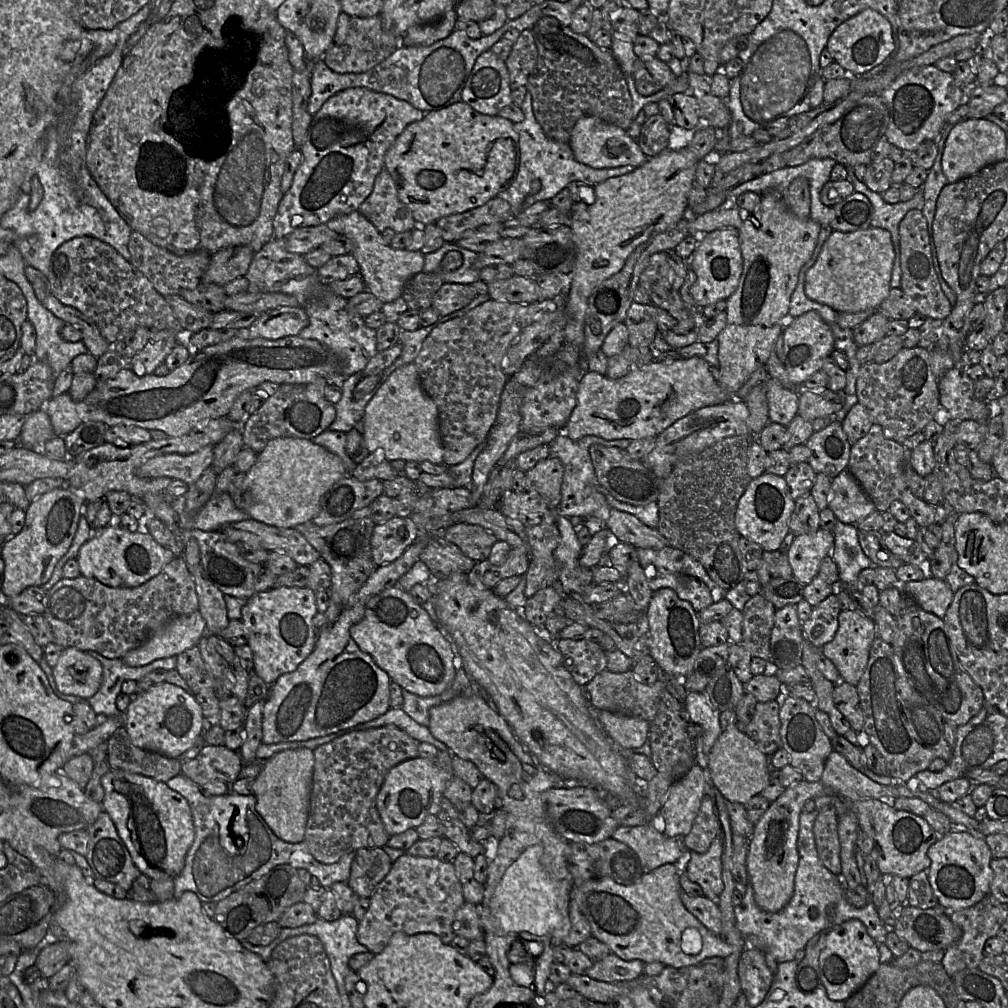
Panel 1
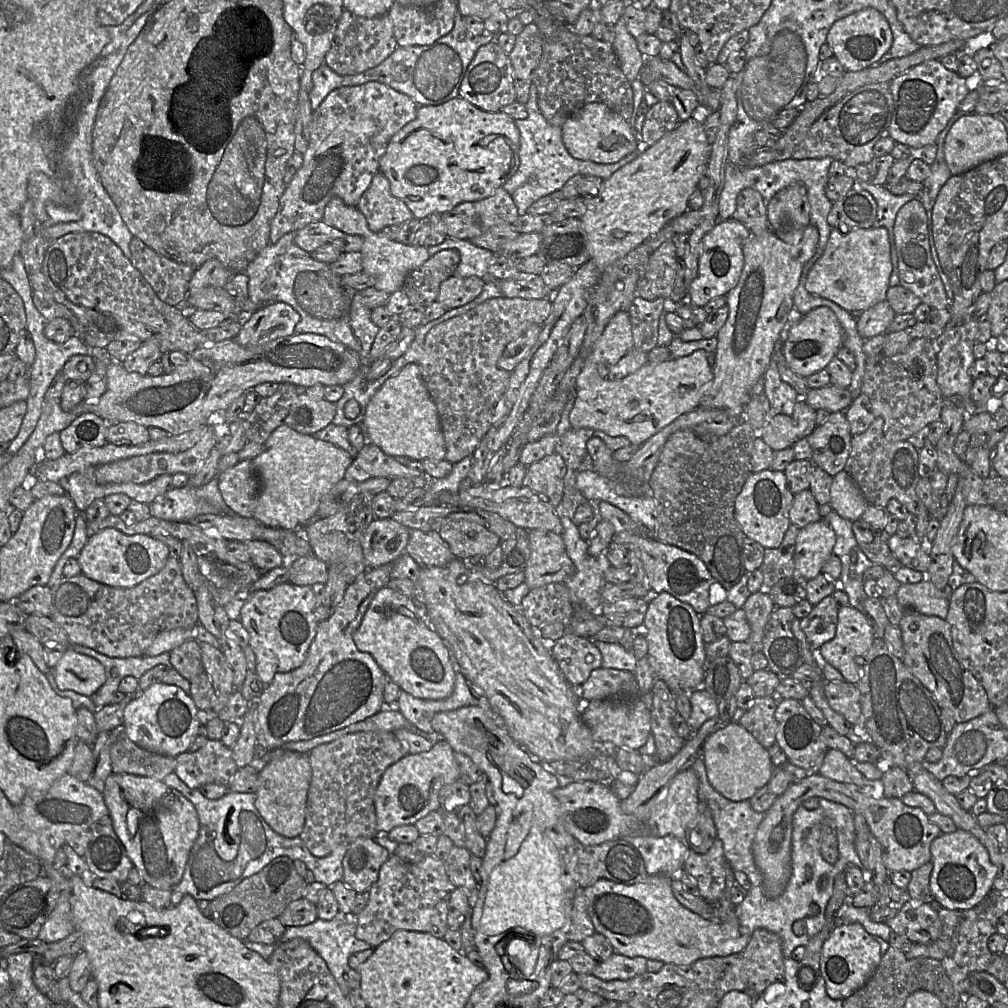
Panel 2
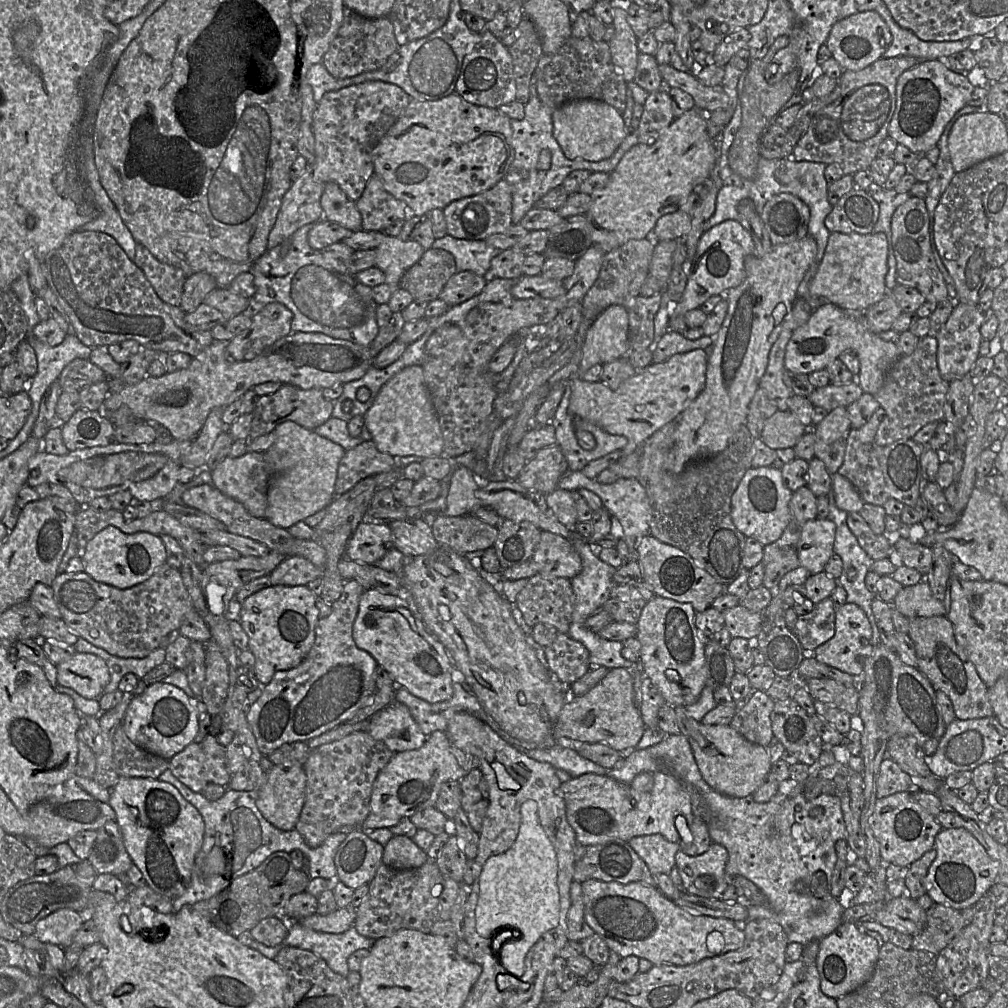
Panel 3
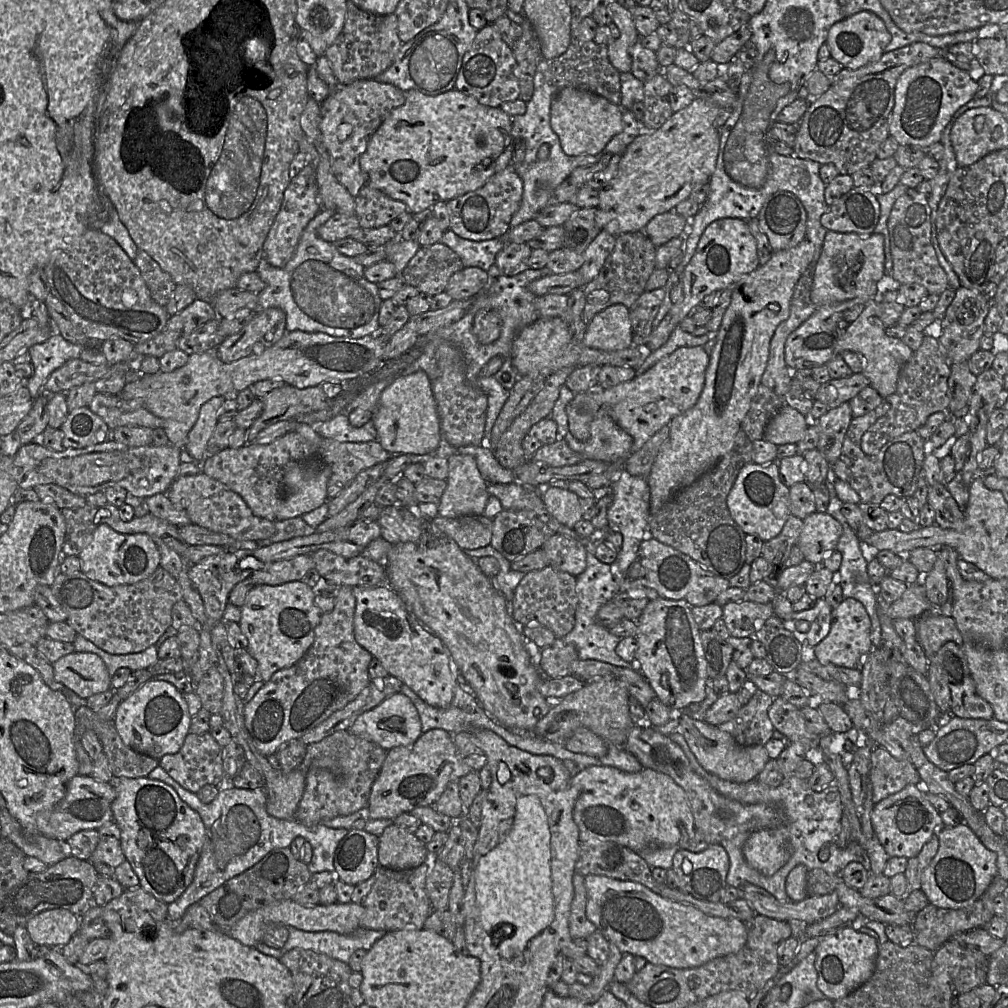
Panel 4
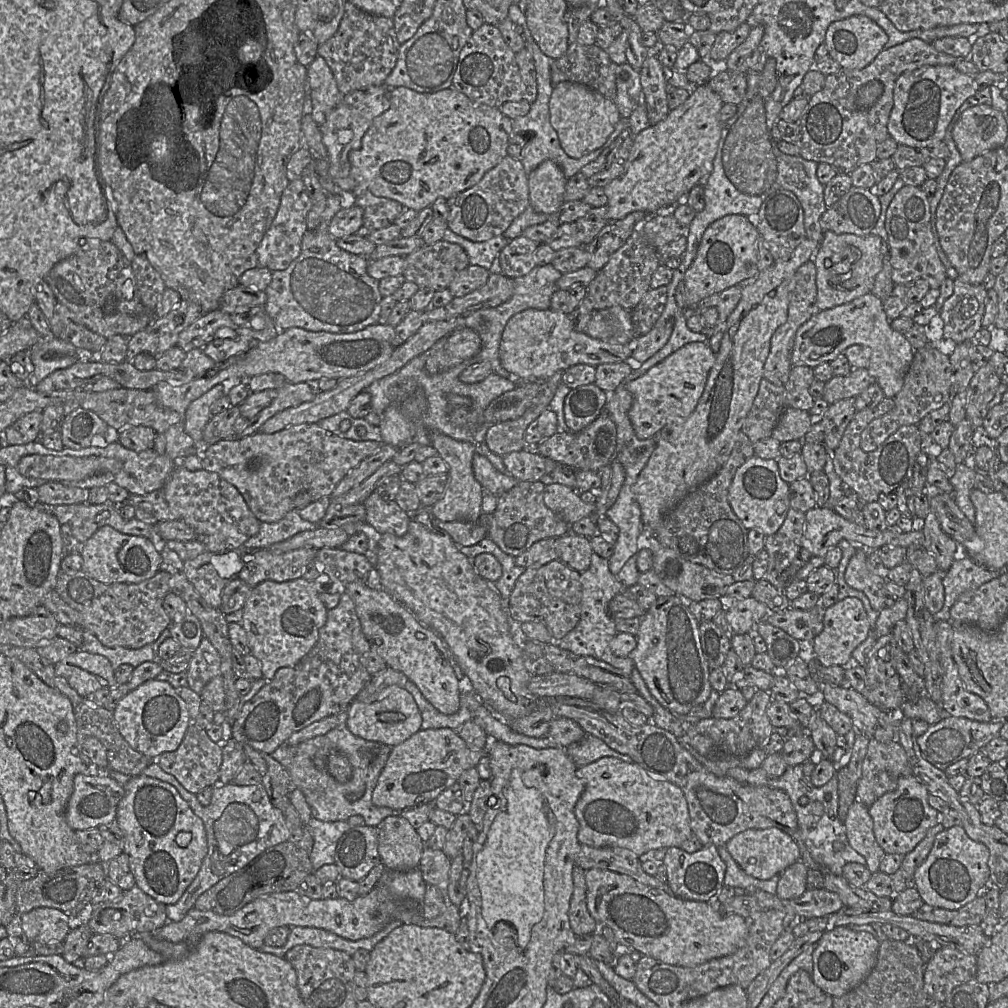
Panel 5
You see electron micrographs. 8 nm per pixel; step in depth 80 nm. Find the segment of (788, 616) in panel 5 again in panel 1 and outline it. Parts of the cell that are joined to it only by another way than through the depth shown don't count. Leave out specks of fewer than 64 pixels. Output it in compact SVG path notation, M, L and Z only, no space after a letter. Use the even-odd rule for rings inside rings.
M830 594L813 607L809 618L802 623L804 637L815 647L830 642L838 630L840 603L836 595Z

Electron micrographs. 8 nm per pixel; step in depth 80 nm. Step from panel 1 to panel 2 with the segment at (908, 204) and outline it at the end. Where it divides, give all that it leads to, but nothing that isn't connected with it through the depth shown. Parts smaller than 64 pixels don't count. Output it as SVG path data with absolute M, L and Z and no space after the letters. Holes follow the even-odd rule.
M846 168L845 175L859 184L862 189L870 193L877 202L877 216L873 223L873 228L886 228L889 234L889 243L891 251L892 273L889 279L889 286L894 287L900 284L898 257L894 238L894 223L899 209L907 202L916 198L907 193L896 196L893 195L886 186L876 186L869 182L862 182L856 176L856 168Z

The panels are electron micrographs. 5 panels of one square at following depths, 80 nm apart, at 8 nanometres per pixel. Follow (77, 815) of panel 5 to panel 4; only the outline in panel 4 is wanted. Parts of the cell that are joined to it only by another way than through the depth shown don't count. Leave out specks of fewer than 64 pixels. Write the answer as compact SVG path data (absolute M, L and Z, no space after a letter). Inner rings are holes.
M77 774L69 780L66 793L51 812L41 812L37 816L38 833L51 839L67 841L81 830L98 829L107 822L113 821L111 804L116 797L112 783L101 782L91 775Z

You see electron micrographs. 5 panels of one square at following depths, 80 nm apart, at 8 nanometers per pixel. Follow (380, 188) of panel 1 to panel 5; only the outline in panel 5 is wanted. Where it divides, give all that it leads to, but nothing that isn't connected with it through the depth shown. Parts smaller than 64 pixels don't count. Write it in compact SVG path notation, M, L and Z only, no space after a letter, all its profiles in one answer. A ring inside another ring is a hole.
M372 193L355 196L354 201L350 201L350 204L363 208L362 230L365 232L372 232L393 224L405 209L410 209L396 200L378 197Z

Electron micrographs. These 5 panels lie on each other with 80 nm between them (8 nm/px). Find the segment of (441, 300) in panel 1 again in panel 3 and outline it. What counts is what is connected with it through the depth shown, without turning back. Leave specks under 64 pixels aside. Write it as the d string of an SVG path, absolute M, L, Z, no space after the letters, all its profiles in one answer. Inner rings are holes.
M472 271L456 272L448 279L439 298L445 301L449 307L455 306L478 295L486 283L484 276Z

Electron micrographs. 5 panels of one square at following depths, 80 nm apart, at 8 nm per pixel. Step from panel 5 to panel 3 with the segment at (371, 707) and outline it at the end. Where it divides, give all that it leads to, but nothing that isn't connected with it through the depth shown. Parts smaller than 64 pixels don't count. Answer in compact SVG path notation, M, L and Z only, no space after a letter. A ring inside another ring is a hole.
M392 702L371 717L366 732L382 741L393 753L418 749L427 738L408 707L398 702Z

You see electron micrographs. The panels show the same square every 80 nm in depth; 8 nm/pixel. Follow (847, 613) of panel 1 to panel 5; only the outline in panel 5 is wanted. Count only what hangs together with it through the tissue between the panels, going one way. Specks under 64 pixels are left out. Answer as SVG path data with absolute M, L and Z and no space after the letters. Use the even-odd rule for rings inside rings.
M854 597L839 600L824 611L823 630L814 638L816 658L823 666L846 667L852 662L852 652L870 633L870 622L862 602Z

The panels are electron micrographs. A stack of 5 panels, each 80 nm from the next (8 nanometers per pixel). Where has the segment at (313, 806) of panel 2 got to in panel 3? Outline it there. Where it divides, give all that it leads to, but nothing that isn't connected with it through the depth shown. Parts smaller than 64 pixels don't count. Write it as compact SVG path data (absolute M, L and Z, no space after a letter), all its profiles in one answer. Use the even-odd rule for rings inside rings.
M359 731L310 751L303 765L306 774L306 796L295 829L306 844L315 848L337 832L358 829L370 812L372 787L378 774L394 753L368 732Z

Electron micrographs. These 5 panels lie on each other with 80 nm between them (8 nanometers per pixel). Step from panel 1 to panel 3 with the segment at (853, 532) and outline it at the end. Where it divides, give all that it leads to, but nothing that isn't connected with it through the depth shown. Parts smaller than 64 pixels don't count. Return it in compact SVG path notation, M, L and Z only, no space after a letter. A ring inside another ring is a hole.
M833 490L827 495L829 499L829 514L828 519L835 523L836 525L836 534L833 551L835 554L839 555L842 559L842 573L841 576L836 580L837 585L843 587L847 593L847 603L854 603L858 605L866 614L869 623L872 627L872 645L875 646L881 642L880 634L876 621L872 612L872 601L876 597L872 594L865 585L865 578L867 573L871 570L871 567L874 563L863 548L859 545L857 538L851 532L847 525L847 512L839 509L836 506Z

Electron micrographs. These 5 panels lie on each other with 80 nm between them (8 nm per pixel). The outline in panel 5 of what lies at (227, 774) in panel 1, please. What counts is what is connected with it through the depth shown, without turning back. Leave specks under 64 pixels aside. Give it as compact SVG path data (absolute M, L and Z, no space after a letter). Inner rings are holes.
M192 722L179 747L174 751L162 753L155 761L163 771L174 776L188 792L197 794L205 787L221 784L219 778L222 754L222 744L213 742L206 730Z

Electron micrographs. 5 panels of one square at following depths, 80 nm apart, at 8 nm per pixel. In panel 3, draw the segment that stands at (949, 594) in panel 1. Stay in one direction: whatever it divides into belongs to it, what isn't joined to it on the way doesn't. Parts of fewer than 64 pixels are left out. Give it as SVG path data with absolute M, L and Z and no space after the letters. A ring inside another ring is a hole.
M926 581L903 587L894 599L893 607L907 618L947 615L943 601L933 596Z

